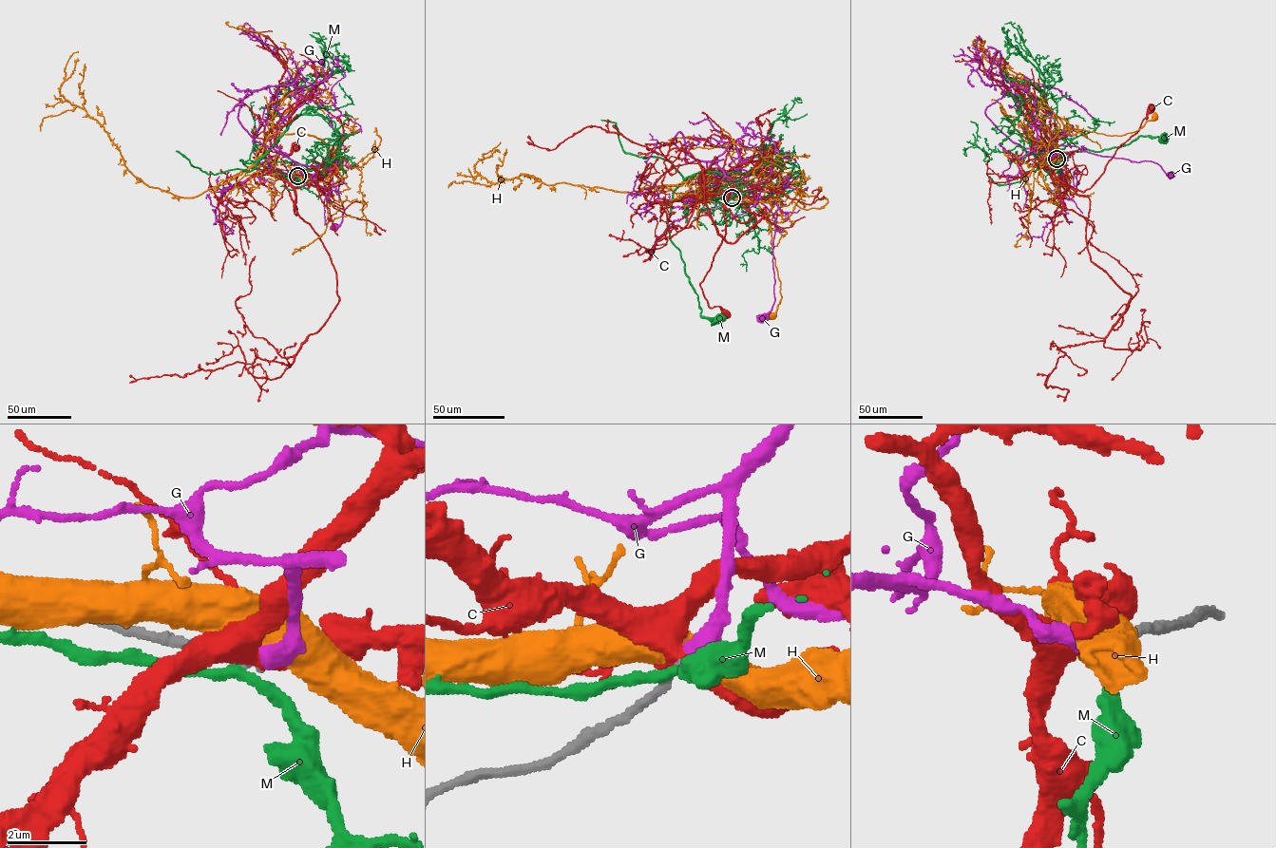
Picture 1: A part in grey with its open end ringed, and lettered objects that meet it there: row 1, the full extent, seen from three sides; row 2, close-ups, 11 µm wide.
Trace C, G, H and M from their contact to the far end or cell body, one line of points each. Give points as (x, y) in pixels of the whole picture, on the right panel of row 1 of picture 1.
C: (1056, 159), (1055, 177), (1071, 188), (1083, 192), (1103, 173), (1117, 148), (1138, 130), (1151, 108)
G: (1056, 159), (1044, 159), (1038, 150), (1055, 145), (1078, 146), (1102, 156), (1133, 161), (1152, 160), (1171, 175)
H: (1056, 159), (1058, 160), (1057, 136), (1067, 127), (1119, 136), (1138, 130), (1154, 117)
M: (1057, 159), (1056, 154), (1056, 158), (1084, 149), (1098, 151), (1122, 146), (1141, 136), (1162, 139)

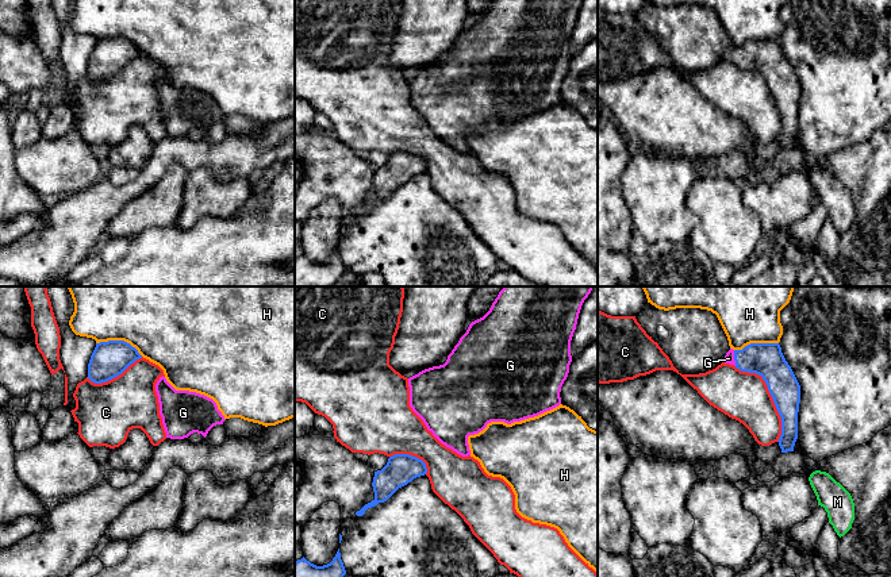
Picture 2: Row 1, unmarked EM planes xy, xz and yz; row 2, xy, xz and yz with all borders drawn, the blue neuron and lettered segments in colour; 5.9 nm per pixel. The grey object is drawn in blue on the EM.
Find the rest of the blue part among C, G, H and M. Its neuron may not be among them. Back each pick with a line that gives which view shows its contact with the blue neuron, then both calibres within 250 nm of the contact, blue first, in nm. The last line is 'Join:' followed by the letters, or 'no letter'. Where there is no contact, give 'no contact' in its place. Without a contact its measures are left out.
G: contact in yz; calibres 200 and 60 nm
Join: G

